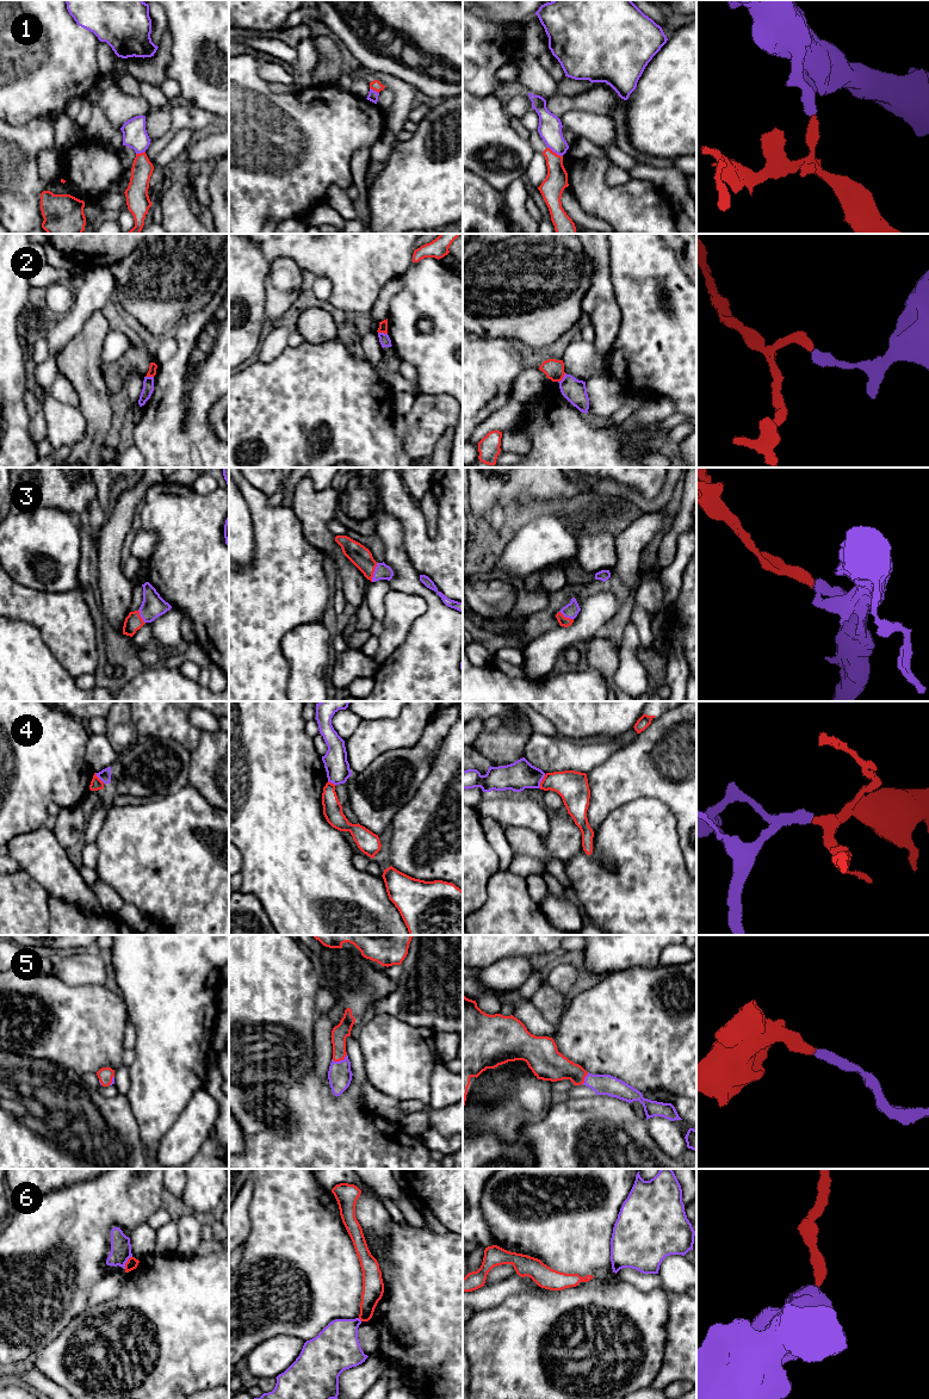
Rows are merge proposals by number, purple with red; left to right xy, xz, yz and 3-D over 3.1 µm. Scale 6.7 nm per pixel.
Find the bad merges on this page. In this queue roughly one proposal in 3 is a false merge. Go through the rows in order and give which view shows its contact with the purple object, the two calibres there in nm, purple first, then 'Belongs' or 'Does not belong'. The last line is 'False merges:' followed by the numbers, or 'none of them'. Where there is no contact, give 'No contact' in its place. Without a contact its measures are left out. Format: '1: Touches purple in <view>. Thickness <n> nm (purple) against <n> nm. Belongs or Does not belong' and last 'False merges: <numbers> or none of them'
1: Touches purple in yz. Thickness 160 nm (purple) against 160 nm. Does not belong
2: Touches purple in yz. Thickness 160 nm (purple) against 130 nm. Does not belong
3: Touches purple in xz. Thickness 110 nm (purple) against 140 nm. Belongs
4: Touches purple in yz. Thickness 190 nm (purple) against 220 nm. Does not belong
5: Touches purple in xz. Thickness 160 nm (purple) against 110 nm. Belongs
6: Touches purple in xy. Thickness 140 nm (purple) against 70 nm. Does not belong
False merges: 1, 2, 4, 6

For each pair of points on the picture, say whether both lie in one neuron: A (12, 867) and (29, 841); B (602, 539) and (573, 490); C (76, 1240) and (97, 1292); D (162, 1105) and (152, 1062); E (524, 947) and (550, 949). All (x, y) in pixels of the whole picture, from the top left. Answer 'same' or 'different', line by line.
A: different
B: different
C: different
D: same
E: same

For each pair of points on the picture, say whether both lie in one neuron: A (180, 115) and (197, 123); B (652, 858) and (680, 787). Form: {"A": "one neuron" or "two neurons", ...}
{"A": "one neuron", "B": "two neurons"}

